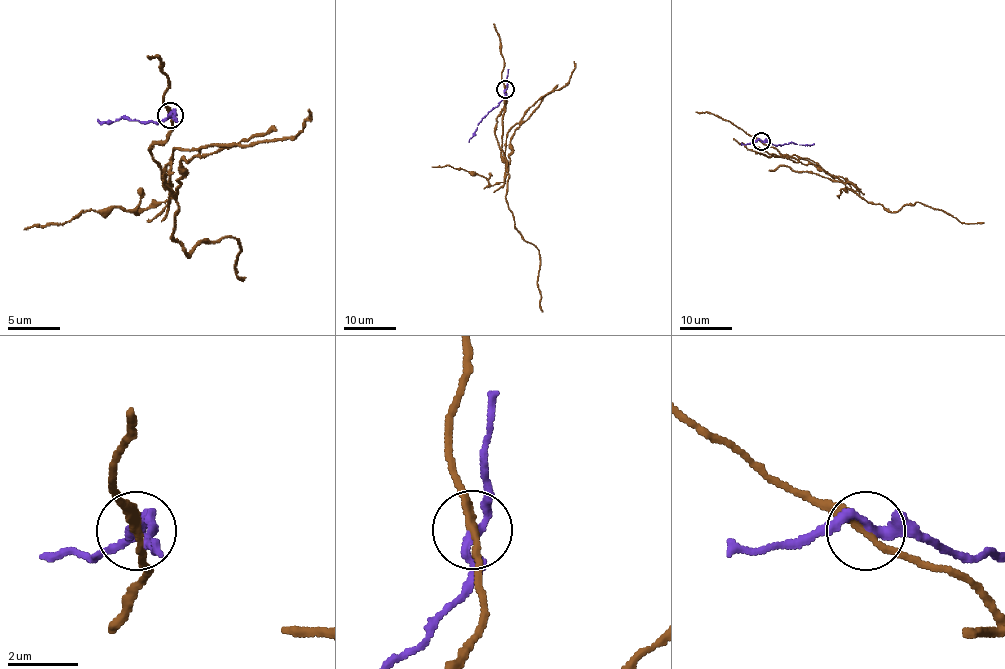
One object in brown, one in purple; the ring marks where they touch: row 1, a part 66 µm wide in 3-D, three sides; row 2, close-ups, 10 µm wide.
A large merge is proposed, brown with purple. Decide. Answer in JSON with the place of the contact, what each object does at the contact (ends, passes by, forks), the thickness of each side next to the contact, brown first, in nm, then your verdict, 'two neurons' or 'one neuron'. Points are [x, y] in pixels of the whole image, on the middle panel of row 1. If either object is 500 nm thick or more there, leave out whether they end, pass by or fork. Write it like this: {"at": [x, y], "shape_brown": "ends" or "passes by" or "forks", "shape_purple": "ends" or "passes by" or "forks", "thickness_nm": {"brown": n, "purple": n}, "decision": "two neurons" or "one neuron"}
{"at": [505, 89], "shape_brown": "passes by", "shape_purple": "passes by", "thickness_nm": {"brown": 240, "purple": 240}, "decision": "two neurons"}

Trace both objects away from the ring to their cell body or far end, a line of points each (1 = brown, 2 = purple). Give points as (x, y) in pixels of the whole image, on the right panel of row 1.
1: (761, 141), (782, 154), (809, 160), (869, 202), (892, 212), (917, 202), (950, 213), (962, 223), (984, 223)
2: (761, 141), (774, 145), (814, 144)

